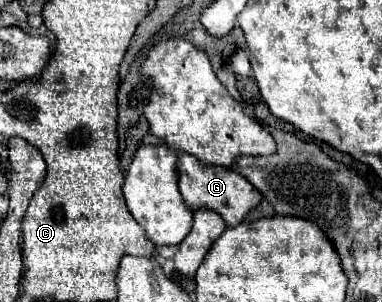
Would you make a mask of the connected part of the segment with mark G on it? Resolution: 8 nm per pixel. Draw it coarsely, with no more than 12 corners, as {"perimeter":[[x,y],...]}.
{"perimeter":[[178,153],[178,187],[192,209],[212,209],[228,227],[262,195],[228,167]]}

